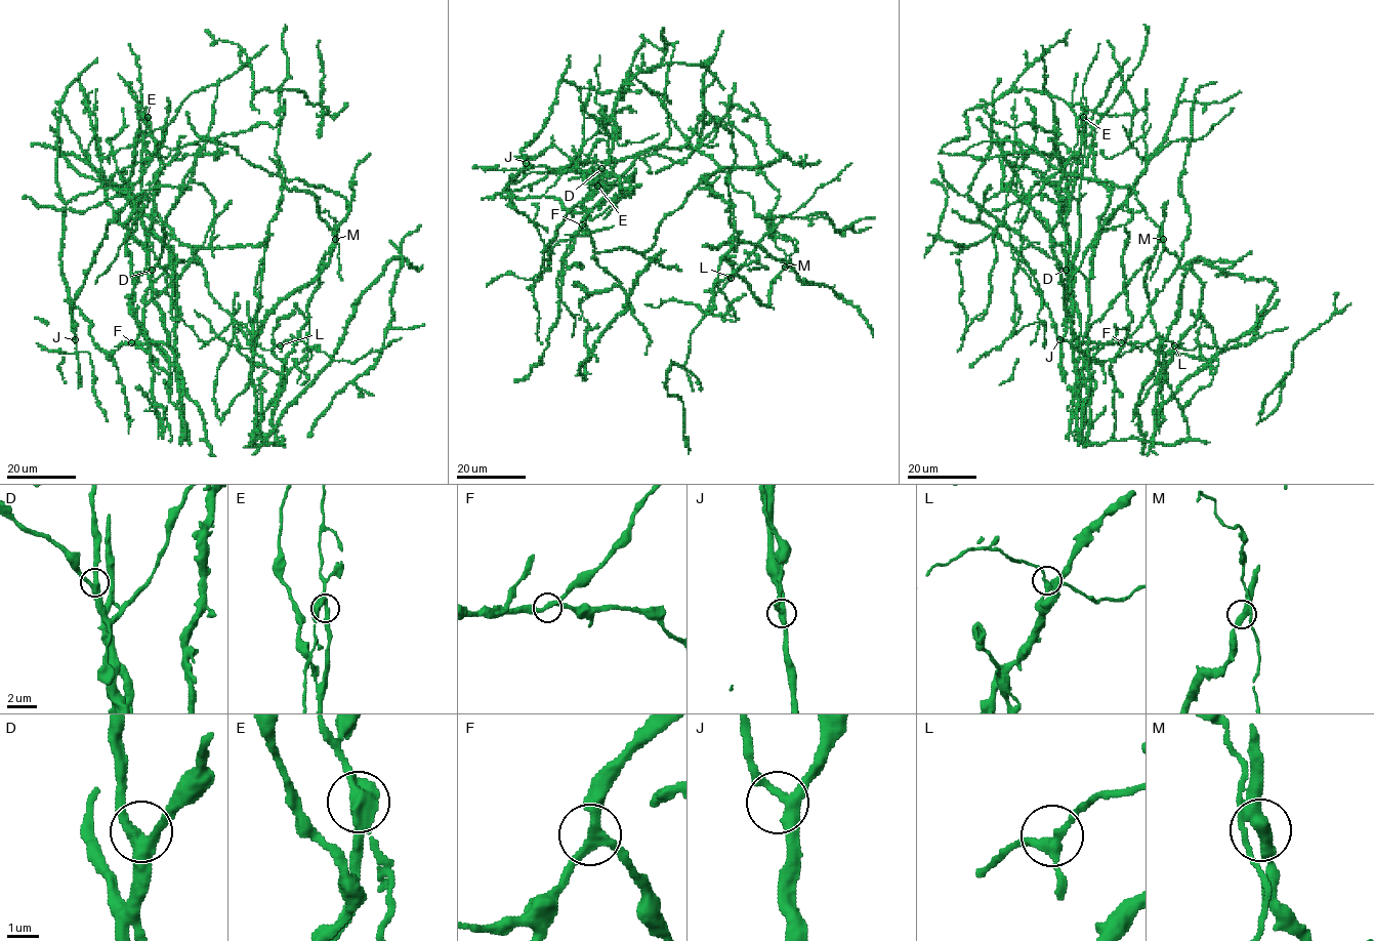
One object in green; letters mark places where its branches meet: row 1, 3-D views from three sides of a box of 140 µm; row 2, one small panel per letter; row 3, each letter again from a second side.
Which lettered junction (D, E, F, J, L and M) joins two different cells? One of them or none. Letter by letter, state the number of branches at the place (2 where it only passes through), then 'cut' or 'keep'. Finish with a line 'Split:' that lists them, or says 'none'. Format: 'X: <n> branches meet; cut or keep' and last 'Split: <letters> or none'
D: 3 branches meet; keep
E: 3 branches meet; cut
F: 3 branches meet; keep
J: 3 branches meet; keep
L: 3 branches meet; keep
M: 3 branches meet; keep
Split: E

